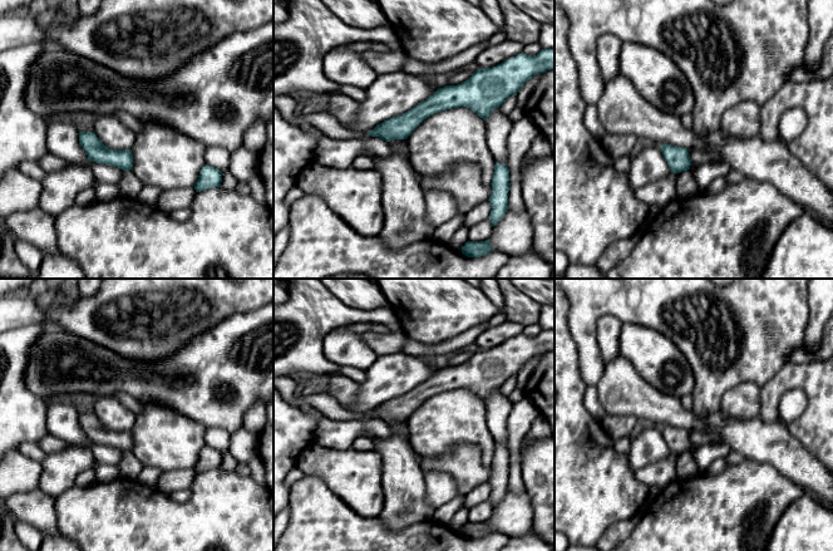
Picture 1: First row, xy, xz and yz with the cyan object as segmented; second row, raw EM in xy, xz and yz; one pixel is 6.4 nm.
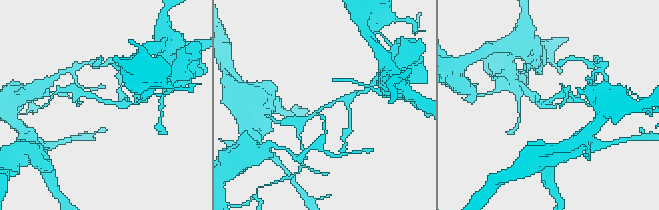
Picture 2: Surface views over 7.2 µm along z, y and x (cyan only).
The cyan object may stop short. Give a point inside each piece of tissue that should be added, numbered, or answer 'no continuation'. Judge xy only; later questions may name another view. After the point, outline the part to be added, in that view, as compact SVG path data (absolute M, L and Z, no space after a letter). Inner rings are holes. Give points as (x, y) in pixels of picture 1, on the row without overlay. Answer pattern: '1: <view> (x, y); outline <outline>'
no continuation

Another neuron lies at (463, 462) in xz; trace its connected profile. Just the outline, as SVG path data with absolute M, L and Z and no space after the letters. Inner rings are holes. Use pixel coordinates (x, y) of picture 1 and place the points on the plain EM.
M470 443L454 446L449 452L438 457L422 457L423 471L437 471L450 474L457 482L459 495L465 496L477 486L488 482L492 467L480 458L480 449Z

